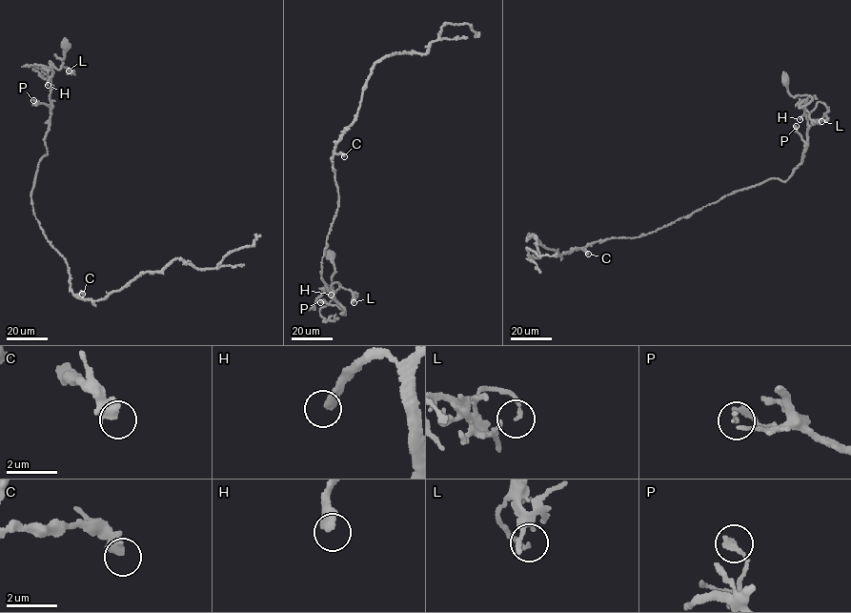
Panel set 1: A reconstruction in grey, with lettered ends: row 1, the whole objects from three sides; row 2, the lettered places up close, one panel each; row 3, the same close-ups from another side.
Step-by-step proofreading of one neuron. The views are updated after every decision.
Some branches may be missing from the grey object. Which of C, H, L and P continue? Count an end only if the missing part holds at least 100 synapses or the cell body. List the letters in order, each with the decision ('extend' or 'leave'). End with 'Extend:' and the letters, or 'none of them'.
C: leave
H: leave
L: leave
P: leave
Extend: none of them

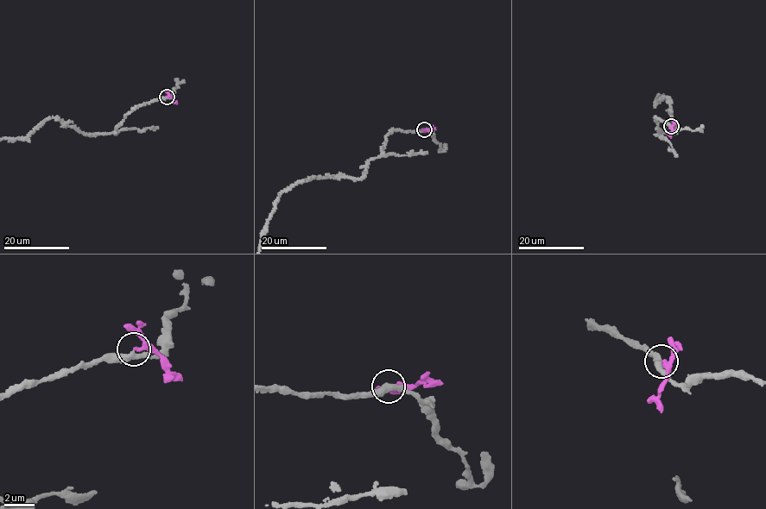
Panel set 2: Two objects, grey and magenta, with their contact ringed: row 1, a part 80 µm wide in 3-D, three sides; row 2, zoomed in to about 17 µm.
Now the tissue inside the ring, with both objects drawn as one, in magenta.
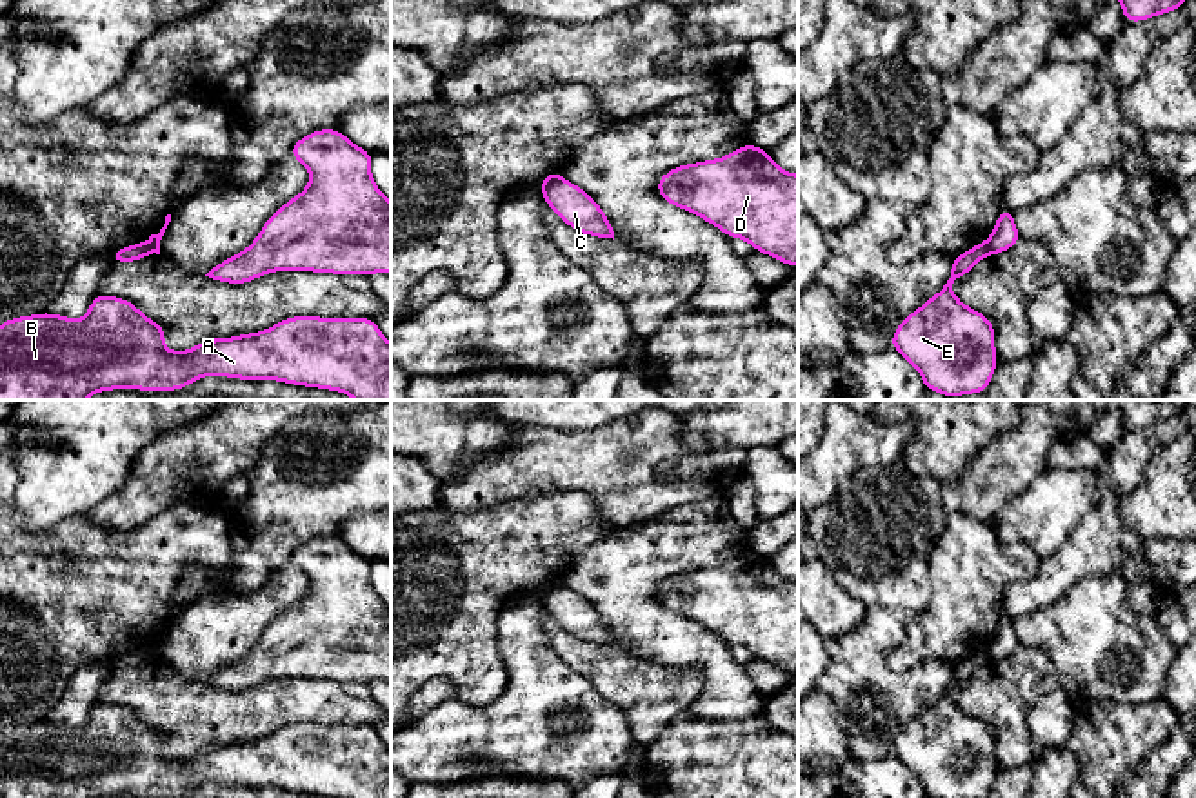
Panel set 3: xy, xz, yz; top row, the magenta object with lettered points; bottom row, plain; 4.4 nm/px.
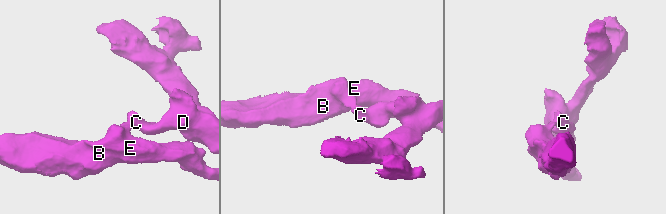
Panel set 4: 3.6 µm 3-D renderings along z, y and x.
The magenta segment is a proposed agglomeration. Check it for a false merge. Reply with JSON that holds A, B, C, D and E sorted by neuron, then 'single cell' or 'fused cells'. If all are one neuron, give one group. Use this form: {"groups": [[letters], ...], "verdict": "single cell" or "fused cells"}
{"groups": [["A", "B", "E"], ["C", "D"]], "verdict": "fused cells"}

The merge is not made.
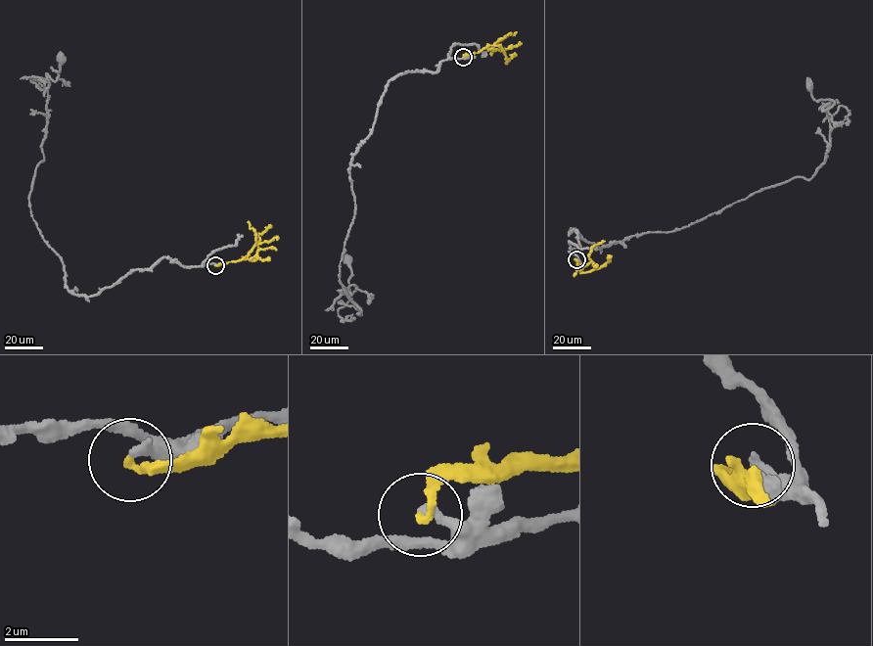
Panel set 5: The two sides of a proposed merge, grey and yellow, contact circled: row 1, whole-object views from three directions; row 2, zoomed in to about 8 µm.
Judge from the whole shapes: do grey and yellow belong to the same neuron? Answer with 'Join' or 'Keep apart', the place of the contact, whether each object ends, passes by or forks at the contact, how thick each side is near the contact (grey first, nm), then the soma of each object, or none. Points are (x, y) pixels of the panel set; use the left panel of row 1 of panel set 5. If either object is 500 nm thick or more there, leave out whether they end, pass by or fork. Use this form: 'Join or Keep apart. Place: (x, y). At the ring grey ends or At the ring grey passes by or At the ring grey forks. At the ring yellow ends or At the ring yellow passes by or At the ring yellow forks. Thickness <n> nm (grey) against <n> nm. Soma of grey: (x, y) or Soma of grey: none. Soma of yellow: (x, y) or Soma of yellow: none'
Keep apart. Place: (215, 265). At the ring grey ends. At the ring yellow ends. Thickness 240 nm (grey) against 200 nm. Soma of grey: (61, 59). Soma of yellow: none

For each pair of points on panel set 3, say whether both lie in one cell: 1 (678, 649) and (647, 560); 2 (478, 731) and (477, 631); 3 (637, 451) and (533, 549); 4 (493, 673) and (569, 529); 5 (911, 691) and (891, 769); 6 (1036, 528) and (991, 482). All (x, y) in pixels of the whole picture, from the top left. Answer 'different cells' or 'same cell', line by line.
1: same cell
2: different cells
3: different cells
4: same cell
5: different cells
6: different cells

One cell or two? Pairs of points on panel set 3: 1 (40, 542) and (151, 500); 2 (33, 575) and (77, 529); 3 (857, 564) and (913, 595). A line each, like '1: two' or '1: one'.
1: two
2: one
3: one

